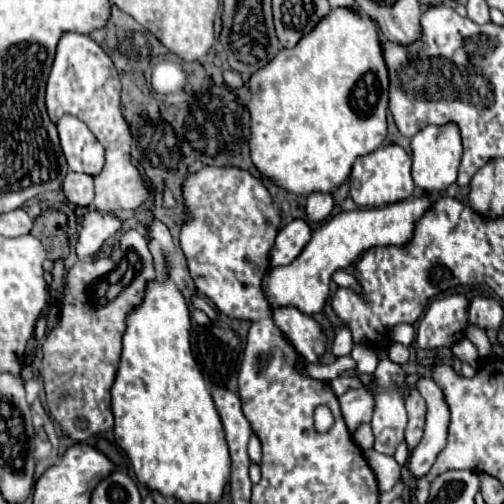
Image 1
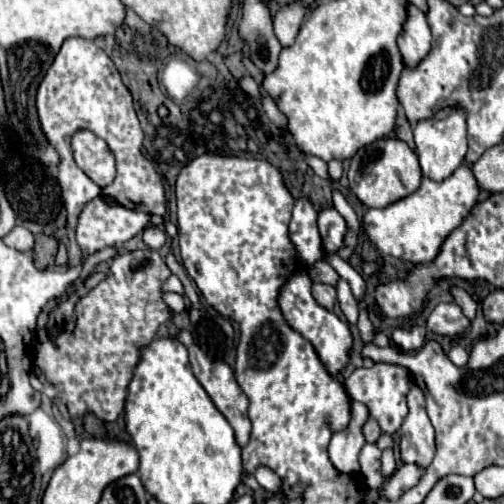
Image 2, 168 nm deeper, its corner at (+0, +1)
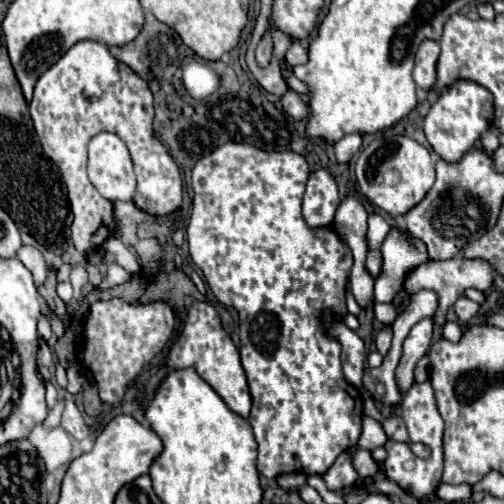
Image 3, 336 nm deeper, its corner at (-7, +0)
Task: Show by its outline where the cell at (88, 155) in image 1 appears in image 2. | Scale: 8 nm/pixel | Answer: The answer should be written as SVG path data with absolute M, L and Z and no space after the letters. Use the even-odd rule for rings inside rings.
M79 129L71 137L71 151L75 163L89 179L93 179L99 187L109 185L115 179L115 159L109 151L109 145L87 129Z

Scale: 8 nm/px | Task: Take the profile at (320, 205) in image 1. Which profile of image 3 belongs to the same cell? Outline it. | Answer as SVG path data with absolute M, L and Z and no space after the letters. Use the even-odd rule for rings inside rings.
M348 134L344 138L340 138L336 144L334 144L334 152L336 152L336 160L338 162L348 162L354 152L358 152L362 144L362 136L360 134Z

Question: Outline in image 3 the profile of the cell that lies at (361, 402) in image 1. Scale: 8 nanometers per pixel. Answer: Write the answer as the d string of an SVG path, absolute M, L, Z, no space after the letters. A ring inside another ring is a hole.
M348 448L346 452L342 452L336 458L336 462L332 464L332 468L328 468L328 472L322 476L328 490L332 490L332 492L344 490L344 488L352 486L360 478L358 472L352 468L352 458L350 458L352 450L356 450L356 448Z

